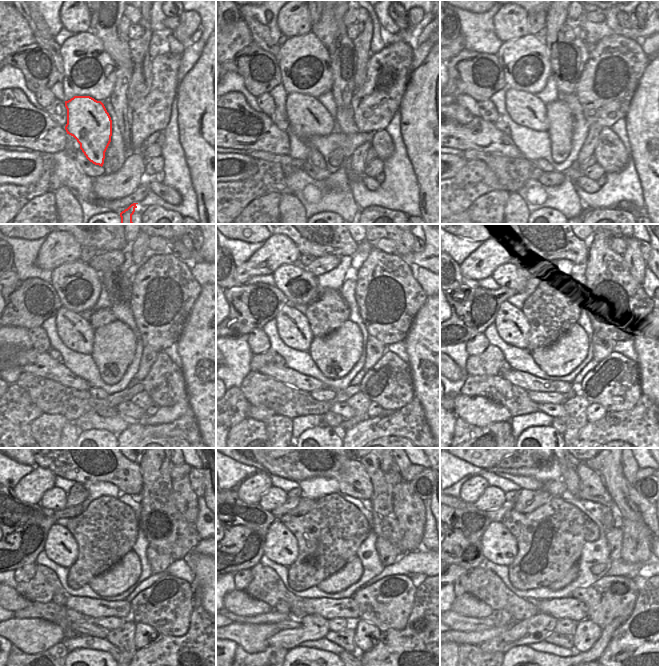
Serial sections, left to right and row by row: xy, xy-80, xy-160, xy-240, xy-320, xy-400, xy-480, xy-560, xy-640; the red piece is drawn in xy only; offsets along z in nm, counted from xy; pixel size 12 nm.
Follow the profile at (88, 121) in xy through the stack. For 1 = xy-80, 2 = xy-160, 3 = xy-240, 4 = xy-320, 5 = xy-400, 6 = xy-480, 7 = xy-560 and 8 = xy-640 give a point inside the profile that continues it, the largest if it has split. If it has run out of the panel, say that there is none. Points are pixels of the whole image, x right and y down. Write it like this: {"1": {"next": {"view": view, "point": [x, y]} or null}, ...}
{"1": {"next": {"view": "xy-80", "point": [307, 116]}}, "2": {"next": {"view": "xy-160", "point": [525, 109]}}, "3": {"next": {"view": "xy-240", "point": [76, 333]}}, "4": {"next": {"view": "xy-320", "point": [293, 327]}}, "5": {"next": {"view": "xy-400", "point": [511, 324]}}, "6": {"next": {"view": "xy-480", "point": [61, 547]}}, "7": {"next": {"view": "xy-560", "point": [280, 546]}}, "8": {"next": {"view": "xy-640", "point": [499, 546]}}}

